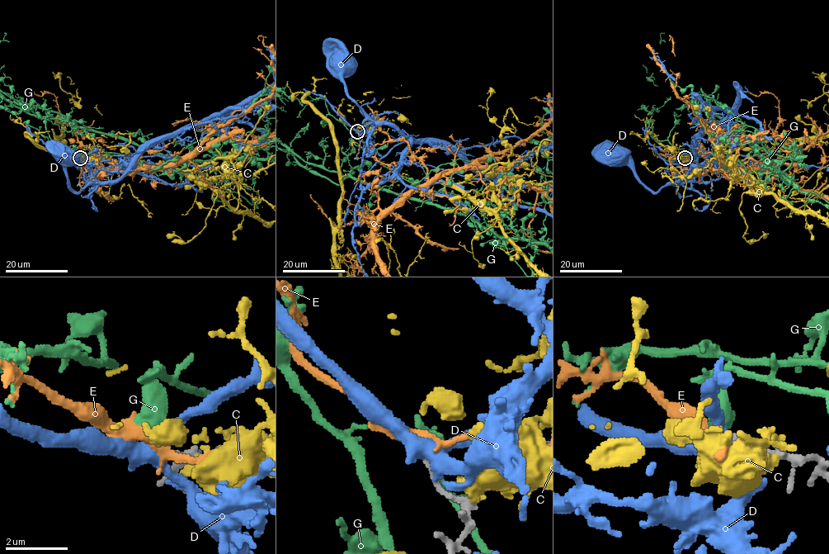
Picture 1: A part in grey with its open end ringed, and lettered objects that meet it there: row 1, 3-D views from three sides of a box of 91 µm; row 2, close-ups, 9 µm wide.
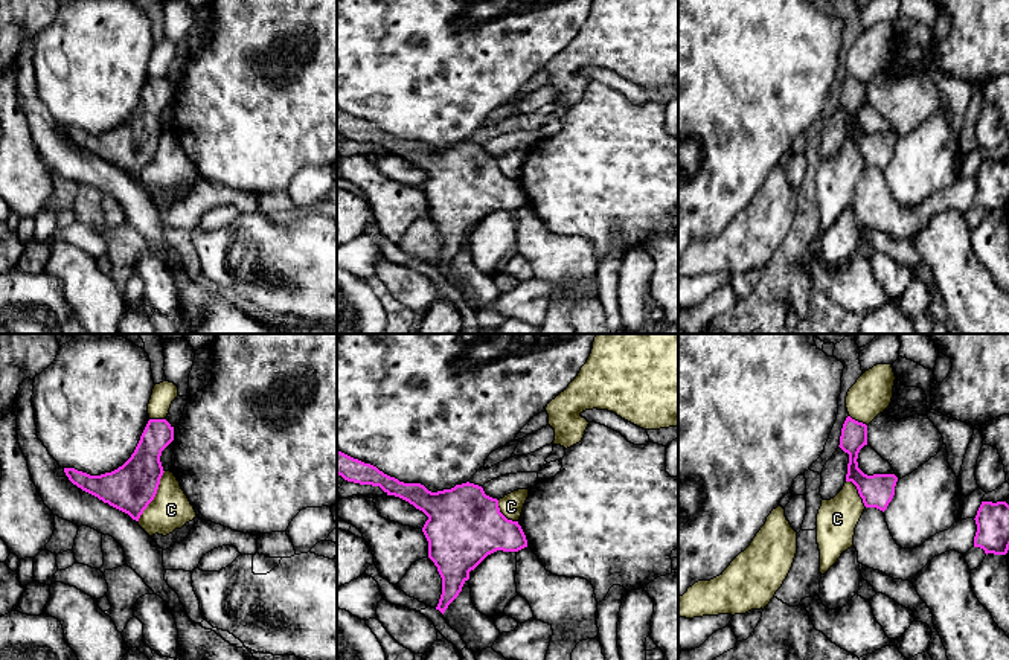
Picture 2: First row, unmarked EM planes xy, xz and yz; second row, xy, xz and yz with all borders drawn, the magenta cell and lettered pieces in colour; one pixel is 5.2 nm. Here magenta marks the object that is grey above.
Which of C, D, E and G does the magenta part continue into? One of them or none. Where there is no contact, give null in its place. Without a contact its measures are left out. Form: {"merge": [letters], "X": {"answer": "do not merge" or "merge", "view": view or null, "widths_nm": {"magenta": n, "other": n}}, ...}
{"merge": [], "C": {"answer": "do not merge", "view": "xy", "widths_nm": {"magenta": 260, "other": 220}}, "D": {"answer": "do not merge", "view": null}, "E": {"answer": "do not merge", "view": null}, "G": {"answer": "do not merge", "view": null}}

